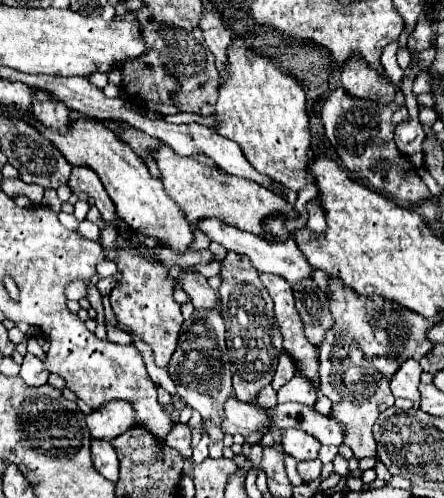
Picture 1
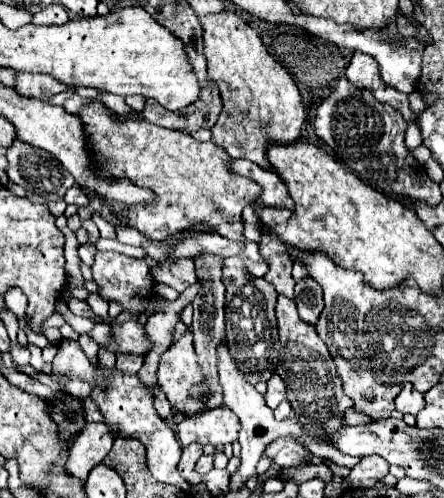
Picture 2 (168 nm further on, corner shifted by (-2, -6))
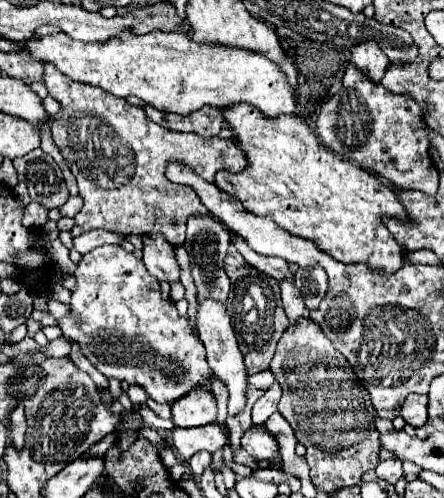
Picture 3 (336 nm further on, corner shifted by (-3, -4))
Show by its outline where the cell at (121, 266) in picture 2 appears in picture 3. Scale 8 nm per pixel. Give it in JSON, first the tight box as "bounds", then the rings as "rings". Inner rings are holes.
{"bounds":[59,244,213,404],"rings":[[[119,244],[99,246],[89,254],[83,254],[77,264],[75,288],[71,292],[71,314],[59,320],[63,336],[79,346],[83,356],[107,378],[117,378],[129,386],[141,386],[147,398],[163,404],[173,404],[175,400],[187,396],[195,388],[209,388],[213,382],[213,372],[205,358],[205,348],[193,332],[187,316],[179,316],[173,302],[163,300],[159,280],[153,278],[145,264],[137,260]]]}

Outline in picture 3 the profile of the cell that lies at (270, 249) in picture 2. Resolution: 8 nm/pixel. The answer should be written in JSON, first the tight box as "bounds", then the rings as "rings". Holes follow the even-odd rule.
{"bounds":[281,280,309,324],"rings":[[[289,280],[281,282],[281,300],[283,300],[283,310],[291,324],[297,324],[297,320],[301,320],[301,318],[309,318],[309,310],[305,308],[303,296],[293,286],[293,282],[289,282]]]}

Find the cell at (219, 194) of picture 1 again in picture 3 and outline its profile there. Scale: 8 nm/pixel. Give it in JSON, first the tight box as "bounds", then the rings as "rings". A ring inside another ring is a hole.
{"bounds":[43,64,247,244],"rings":[[[45,64],[43,82],[49,94],[61,104],[61,110],[51,118],[51,132],[55,146],[77,178],[83,198],[83,208],[77,212],[71,230],[73,236],[95,228],[135,236],[161,232],[171,244],[183,244],[187,218],[207,212],[189,186],[175,186],[165,180],[167,162],[179,160],[209,182],[213,182],[219,170],[229,168],[237,172],[247,162],[245,154],[231,140],[167,130],[151,122],[143,108],[131,106],[127,100],[97,86],[75,82],[53,64]]]}

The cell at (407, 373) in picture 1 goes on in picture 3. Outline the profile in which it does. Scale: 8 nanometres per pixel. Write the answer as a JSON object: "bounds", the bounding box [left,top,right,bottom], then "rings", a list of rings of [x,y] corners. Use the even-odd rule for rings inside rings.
{"bounds":[401,394,427,428],"rings":[[[409,394],[407,400],[403,402],[403,410],[401,410],[403,420],[413,426],[419,428],[427,422],[427,396],[421,394]]]}

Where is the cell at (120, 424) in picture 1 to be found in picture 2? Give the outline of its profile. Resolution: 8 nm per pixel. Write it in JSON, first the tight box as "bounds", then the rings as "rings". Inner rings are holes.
{"bounds":[66,422,116,482],"rings":[[[88,422],[84,426],[84,430],[76,436],[76,440],[70,448],[66,470],[72,476],[78,476],[82,482],[86,482],[90,468],[100,464],[104,460],[104,456],[110,452],[114,438],[116,438],[114,432],[110,428],[106,428],[106,424]]]}

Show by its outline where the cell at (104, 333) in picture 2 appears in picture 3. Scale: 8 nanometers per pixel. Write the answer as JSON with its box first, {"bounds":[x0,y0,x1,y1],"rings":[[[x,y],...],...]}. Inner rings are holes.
{"bounds":[47,298,71,320],"rings":[[[49,298],[49,300],[47,300],[47,312],[49,312],[53,318],[61,320],[65,314],[69,314],[69,312],[71,312],[71,308],[69,308],[67,304],[61,304],[61,302],[57,302],[57,300]]]}

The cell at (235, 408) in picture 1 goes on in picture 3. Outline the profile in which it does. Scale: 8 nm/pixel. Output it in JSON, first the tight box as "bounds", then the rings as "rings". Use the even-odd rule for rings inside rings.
{"bounds":[173,424,227,460],"rings":[[[219,424],[173,430],[173,448],[183,460],[189,460],[193,454],[197,454],[201,450],[215,452],[215,450],[223,448],[225,442],[227,442],[227,428],[223,428]]]}

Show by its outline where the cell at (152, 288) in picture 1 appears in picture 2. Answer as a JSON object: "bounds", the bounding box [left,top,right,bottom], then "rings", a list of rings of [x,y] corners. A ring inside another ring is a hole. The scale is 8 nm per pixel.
{"bounds":[158,332,202,416],"rings":[[[186,332],[178,342],[174,342],[158,362],[158,384],[166,392],[172,408],[184,416],[192,416],[202,410],[202,404],[190,400],[190,386],[202,380],[202,372],[198,372],[192,332]]]}

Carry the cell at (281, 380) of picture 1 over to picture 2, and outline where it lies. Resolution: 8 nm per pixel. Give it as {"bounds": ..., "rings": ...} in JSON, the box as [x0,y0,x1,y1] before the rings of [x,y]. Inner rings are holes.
{"bounds":[264,374,286,408],"rings":[[[274,374],[268,380],[268,392],[266,392],[264,398],[266,398],[266,404],[270,408],[276,408],[286,398],[286,384],[284,384],[284,380],[278,374]]]}

